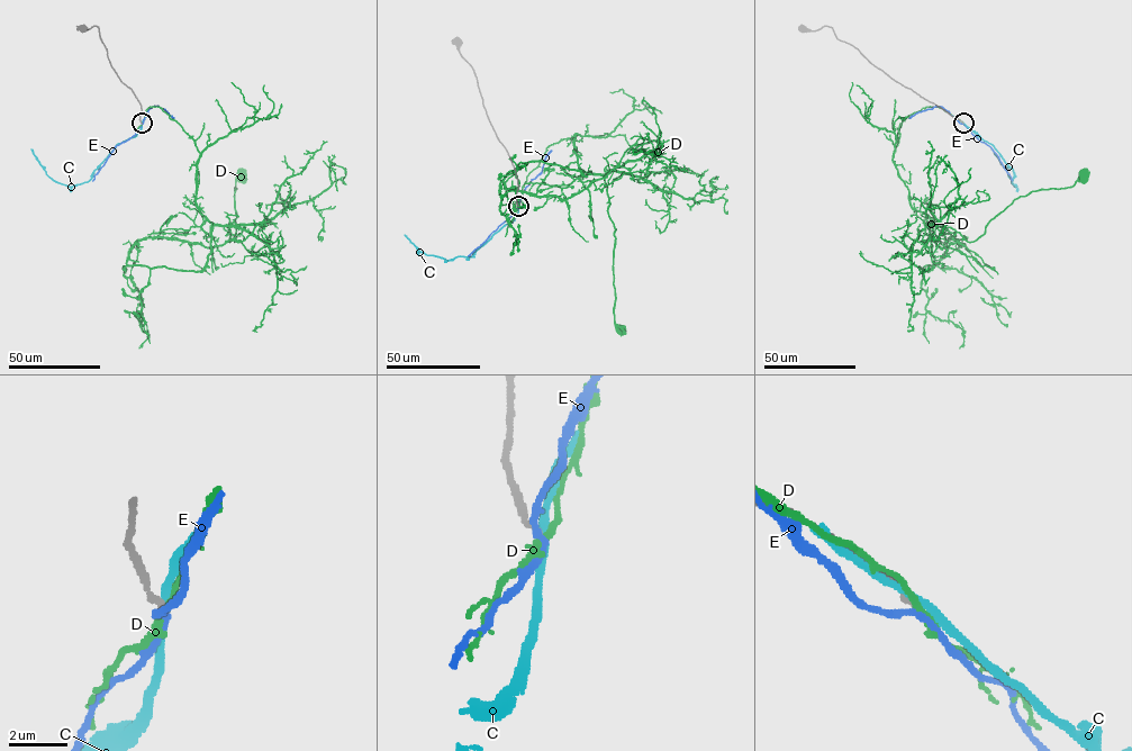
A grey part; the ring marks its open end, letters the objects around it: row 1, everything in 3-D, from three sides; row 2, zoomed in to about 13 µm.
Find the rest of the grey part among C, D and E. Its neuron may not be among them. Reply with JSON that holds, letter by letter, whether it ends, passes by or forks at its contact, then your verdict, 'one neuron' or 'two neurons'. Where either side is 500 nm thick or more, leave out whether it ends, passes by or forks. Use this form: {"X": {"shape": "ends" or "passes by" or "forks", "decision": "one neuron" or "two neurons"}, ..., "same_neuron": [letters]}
{"C": {"shape": "passes by", "decision": "two neurons"}, "D": {"shape": "passes by", "decision": "two neurons"}, "E": {"shape": "passes by", "decision": "two neurons"}, "same_neuron": []}

